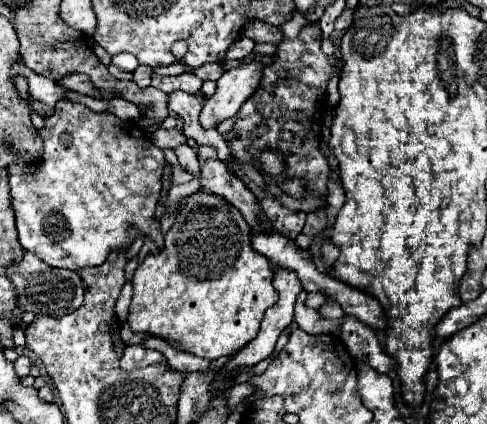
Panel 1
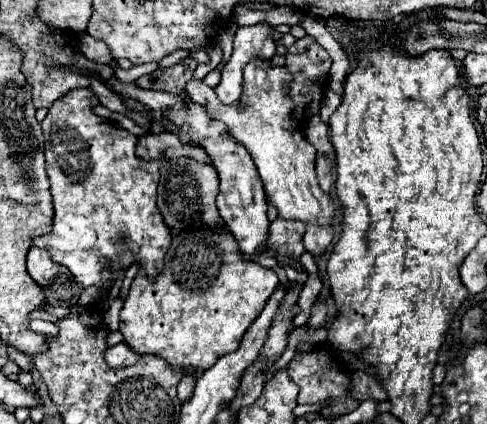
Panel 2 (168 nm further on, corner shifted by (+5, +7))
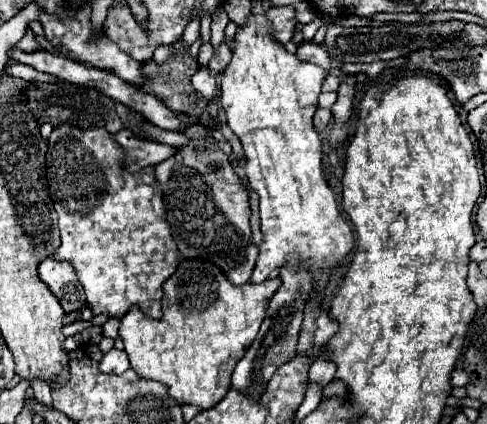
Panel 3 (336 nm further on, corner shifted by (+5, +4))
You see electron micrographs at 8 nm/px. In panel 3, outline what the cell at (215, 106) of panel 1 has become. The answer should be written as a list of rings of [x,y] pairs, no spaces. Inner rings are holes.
[[[291,7],[267,9],[267,19],[271,21],[271,27],[273,27],[273,39],[281,45],[289,43],[293,37],[293,27],[297,25],[295,11],[291,11]]]

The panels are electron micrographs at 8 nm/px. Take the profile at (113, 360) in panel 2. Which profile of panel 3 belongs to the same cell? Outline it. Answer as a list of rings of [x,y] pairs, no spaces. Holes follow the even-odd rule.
[[[111,349],[109,353],[103,355],[101,359],[101,371],[103,373],[115,373],[115,375],[121,375],[129,369],[129,359],[127,359],[127,353],[125,351],[119,351],[119,349]]]

